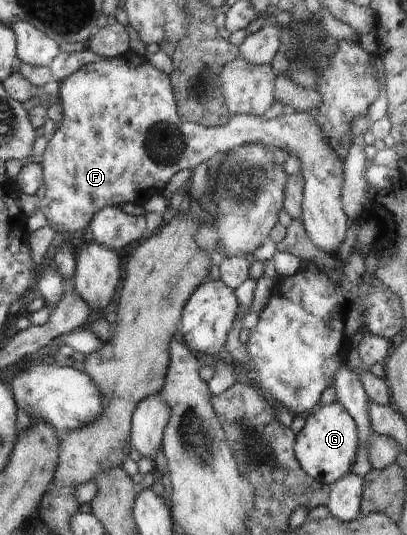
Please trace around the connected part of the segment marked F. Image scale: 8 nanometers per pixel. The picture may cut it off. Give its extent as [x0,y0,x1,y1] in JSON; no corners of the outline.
[16,49,348,257]

